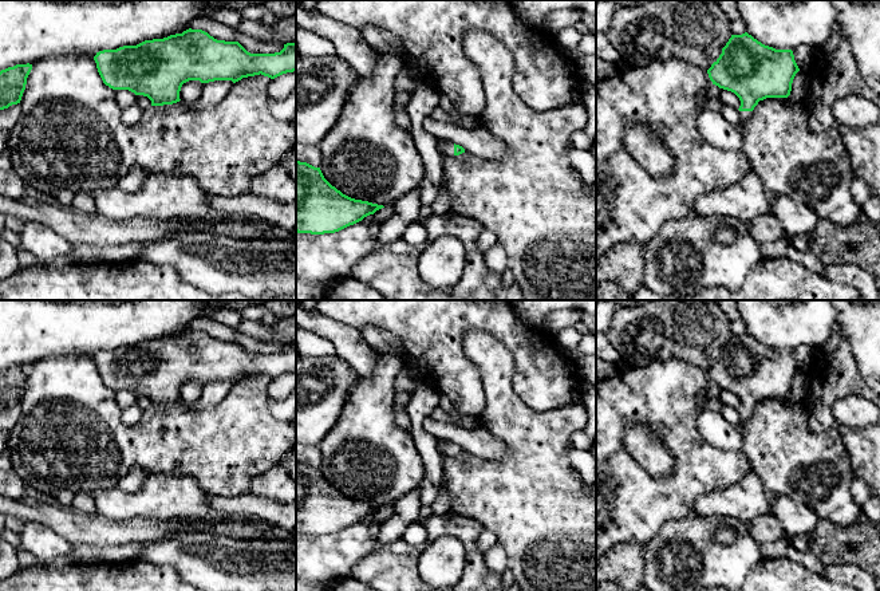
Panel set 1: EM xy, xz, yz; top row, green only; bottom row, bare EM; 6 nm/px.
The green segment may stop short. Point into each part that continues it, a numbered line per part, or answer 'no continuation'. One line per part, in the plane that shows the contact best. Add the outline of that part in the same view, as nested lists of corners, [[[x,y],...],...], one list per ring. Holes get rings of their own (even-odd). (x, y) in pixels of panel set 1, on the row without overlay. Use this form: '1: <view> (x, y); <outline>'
1: xz (446, 448); [[[438,440],[438,450],[443,457],[454,456],[454,444],[450,441]]]

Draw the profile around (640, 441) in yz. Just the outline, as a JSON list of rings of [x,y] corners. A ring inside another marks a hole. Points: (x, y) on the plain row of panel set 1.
[[[644,423],[627,426],[623,444],[650,476],[668,477],[674,472],[676,465],[674,456],[650,426]]]

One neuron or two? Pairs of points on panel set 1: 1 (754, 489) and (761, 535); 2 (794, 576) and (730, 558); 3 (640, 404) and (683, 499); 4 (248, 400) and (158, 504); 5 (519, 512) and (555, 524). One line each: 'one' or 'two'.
1: two
2: two
3: one
4: two
5: one

